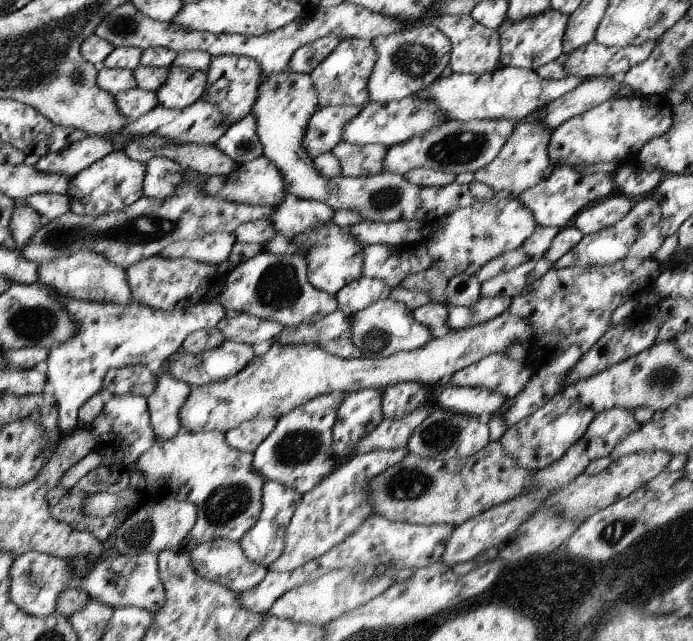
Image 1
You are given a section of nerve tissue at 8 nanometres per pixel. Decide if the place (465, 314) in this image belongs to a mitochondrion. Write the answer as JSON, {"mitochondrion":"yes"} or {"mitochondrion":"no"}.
{"mitochondrion":"no"}

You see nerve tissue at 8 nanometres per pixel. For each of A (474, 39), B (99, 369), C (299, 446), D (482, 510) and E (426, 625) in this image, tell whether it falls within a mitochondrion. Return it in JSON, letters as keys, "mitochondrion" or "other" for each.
{"A":"other","B":"other","C":"mitochondrion","D":"other","E":"other"}

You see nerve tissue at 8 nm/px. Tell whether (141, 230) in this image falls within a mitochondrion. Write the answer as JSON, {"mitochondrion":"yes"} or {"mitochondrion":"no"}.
{"mitochondrion":"yes"}

